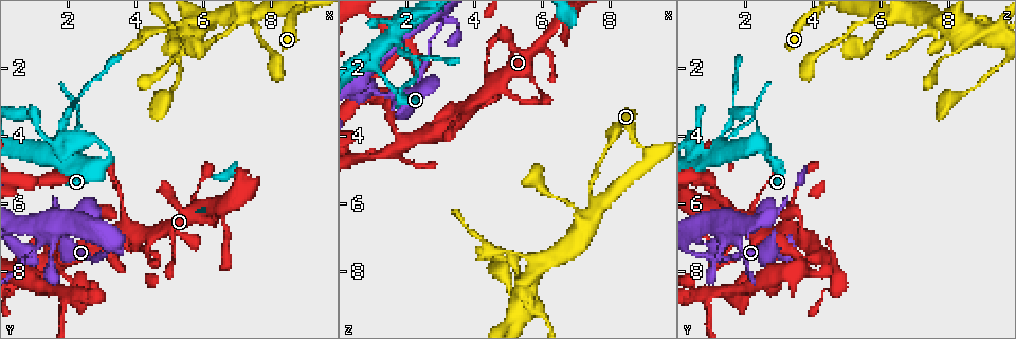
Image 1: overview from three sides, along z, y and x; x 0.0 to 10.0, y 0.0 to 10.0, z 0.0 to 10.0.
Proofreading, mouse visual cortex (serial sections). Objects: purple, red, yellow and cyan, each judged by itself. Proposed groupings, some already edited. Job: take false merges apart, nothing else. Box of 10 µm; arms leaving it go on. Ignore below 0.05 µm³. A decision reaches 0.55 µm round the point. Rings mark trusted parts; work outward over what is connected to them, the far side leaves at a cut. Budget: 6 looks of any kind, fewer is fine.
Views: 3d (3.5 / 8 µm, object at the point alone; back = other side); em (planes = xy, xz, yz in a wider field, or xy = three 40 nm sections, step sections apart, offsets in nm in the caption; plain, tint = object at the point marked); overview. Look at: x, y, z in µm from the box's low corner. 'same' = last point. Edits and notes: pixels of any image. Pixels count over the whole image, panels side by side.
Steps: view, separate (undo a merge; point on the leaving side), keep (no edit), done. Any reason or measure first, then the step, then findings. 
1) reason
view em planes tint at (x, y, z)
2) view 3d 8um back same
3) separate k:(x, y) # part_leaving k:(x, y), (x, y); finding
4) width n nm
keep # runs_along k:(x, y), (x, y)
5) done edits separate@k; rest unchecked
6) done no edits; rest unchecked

a narrow waist
view 3d 3.5um at (1.50, 4.35, 1.20)

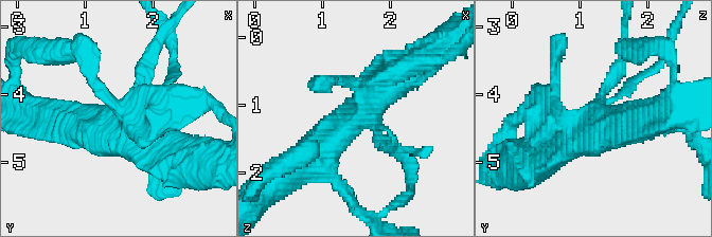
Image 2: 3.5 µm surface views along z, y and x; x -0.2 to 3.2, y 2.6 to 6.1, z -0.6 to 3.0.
view em xy step 3 tint at (1.50, 4.30, 1.20)

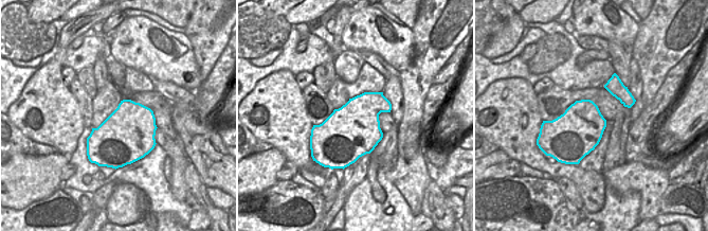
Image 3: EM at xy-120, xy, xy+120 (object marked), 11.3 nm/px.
keep # one cell here

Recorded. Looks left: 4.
view 3d 3.5um at (1.15, 7.25, 1.80)

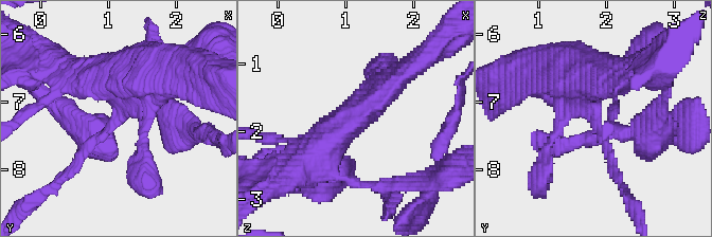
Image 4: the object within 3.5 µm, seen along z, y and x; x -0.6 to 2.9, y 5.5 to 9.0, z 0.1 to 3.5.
arms 3; arm_widths 150, 500, 500 nm; need the tissue
view em xy step 5 tint at (1.20, 7.20, 1.80)

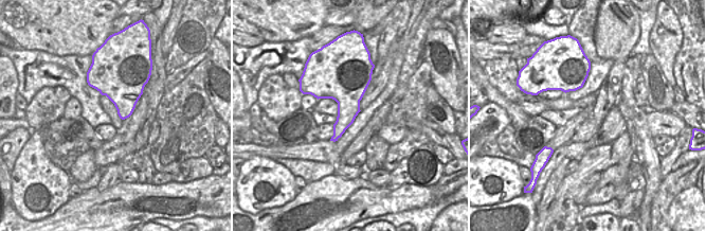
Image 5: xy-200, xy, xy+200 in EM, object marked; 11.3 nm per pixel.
cut it another way
view em xy step 1 tint same

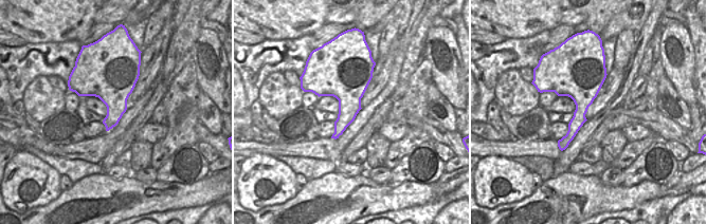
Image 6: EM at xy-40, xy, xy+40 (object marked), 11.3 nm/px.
separate 4:(79, 160) # part_leaving 4:(104, 132), (46, 190), (41, 201); a second cell is stuck on

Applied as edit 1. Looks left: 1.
done edits separate@4; rest unchecked

